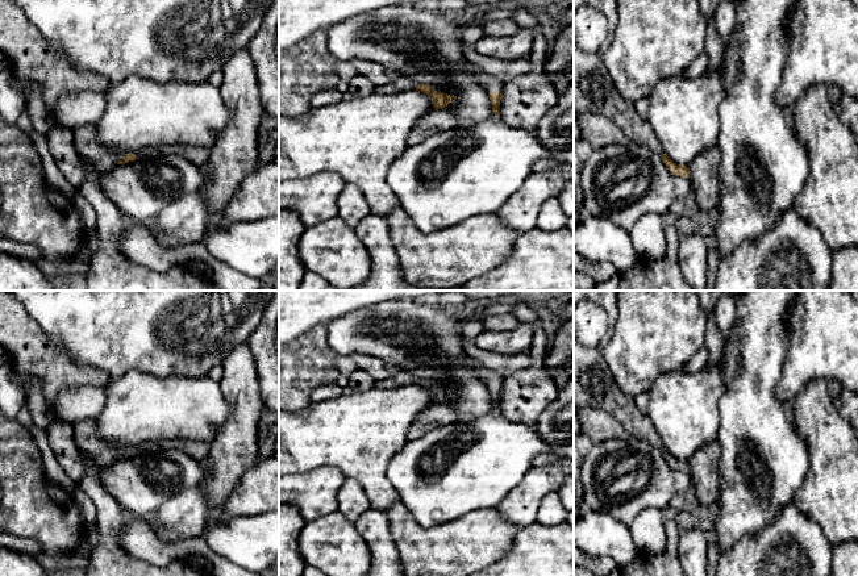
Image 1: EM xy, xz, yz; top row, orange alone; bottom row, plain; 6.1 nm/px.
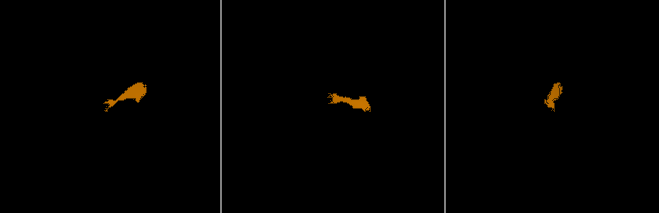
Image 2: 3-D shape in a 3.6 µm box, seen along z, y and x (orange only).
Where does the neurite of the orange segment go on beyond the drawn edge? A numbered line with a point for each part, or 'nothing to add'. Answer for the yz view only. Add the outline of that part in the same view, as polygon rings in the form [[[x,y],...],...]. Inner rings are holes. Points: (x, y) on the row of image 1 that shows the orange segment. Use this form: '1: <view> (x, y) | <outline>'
1: yz (594, 91) | [[[574,37],[574,112],[591,112],[612,120],[629,142],[647,147],[661,158],[665,154],[649,121],[642,118],[632,101],[625,100],[615,87],[603,60],[605,42],[595,54],[584,53]]]

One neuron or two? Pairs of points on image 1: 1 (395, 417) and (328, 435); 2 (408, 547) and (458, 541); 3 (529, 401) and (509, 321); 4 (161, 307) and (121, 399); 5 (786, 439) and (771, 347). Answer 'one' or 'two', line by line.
1: one
2: one
3: two
4: two
5: one

